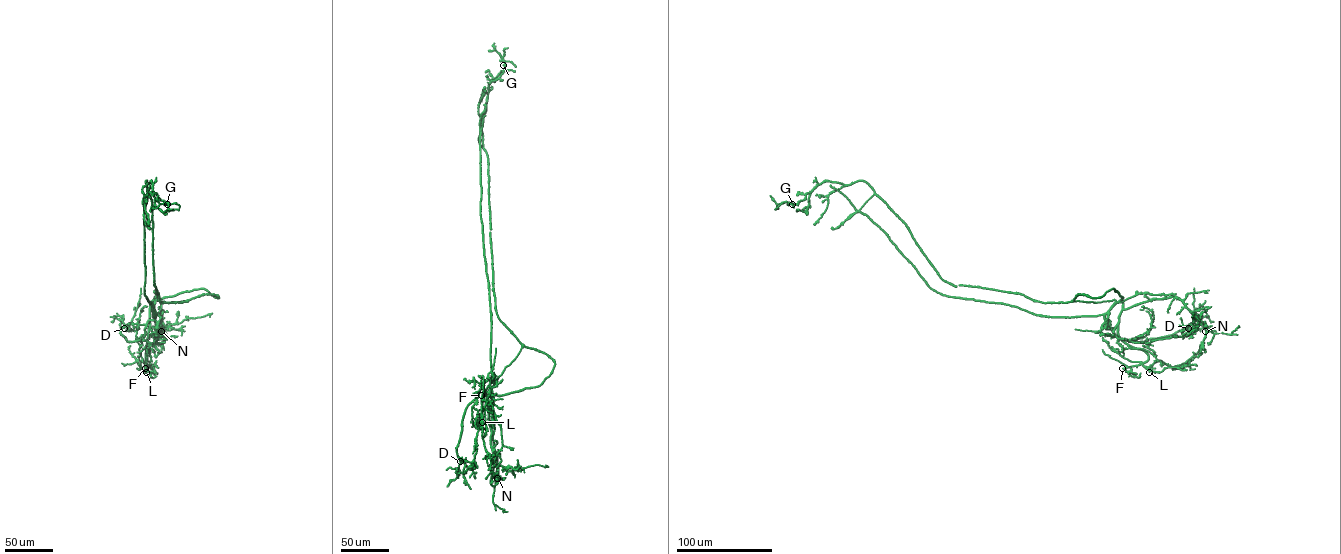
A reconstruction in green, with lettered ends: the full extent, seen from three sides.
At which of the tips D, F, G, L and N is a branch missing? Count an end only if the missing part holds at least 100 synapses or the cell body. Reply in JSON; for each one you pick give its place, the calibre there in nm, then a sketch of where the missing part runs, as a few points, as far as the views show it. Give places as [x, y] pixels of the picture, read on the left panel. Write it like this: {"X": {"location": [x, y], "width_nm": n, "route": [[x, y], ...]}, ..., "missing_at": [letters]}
{"F": {"location": [145, 368], "width_nm": 260, "route": [[145, 368], [148, 394]]}, "missing_at": ["F"]}

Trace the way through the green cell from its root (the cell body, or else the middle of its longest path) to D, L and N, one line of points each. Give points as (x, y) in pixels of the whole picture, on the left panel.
D: (148, 301), (156, 315), (148, 321), (144, 337), (127, 341), (120, 333), (124, 328)
L: (148, 301), (155, 315), (153, 300), (146, 345), (146, 372)
N: (148, 301), (155, 317), (157, 293), (161, 331)

